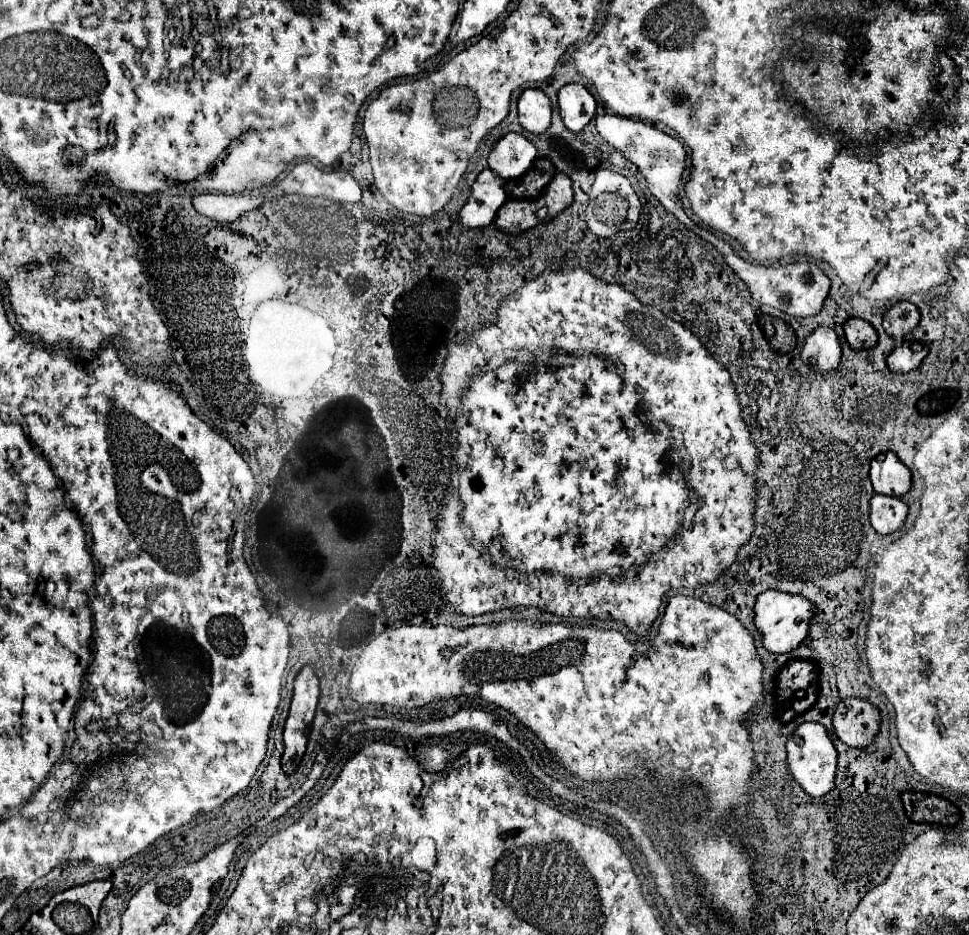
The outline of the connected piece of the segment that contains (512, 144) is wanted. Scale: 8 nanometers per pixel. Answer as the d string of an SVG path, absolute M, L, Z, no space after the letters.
M507 133L489 155L489 167L503 179L515 179L527 173L537 157L535 145L521 133Z

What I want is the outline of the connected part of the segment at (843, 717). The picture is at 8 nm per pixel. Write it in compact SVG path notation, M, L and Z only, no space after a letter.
M849 697L833 713L835 735L849 747L867 747L879 731L879 709L865 699Z

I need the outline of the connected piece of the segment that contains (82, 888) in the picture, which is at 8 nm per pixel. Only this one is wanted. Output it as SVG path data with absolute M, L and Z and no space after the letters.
M91 881L91 883L79 885L79 887L71 887L55 897L63 897L63 901L81 903L81 905L89 907L89 911L93 911L93 919L97 919L101 903L109 891L111 891L111 881Z

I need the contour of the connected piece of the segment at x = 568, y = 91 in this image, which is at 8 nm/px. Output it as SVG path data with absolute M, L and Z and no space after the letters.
M571 83L559 91L559 113L563 123L573 133L579 133L595 117L595 97L587 91L585 85Z

